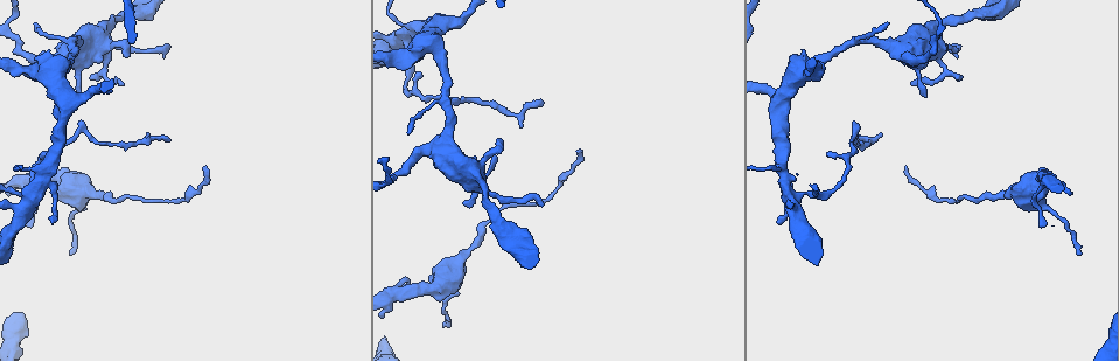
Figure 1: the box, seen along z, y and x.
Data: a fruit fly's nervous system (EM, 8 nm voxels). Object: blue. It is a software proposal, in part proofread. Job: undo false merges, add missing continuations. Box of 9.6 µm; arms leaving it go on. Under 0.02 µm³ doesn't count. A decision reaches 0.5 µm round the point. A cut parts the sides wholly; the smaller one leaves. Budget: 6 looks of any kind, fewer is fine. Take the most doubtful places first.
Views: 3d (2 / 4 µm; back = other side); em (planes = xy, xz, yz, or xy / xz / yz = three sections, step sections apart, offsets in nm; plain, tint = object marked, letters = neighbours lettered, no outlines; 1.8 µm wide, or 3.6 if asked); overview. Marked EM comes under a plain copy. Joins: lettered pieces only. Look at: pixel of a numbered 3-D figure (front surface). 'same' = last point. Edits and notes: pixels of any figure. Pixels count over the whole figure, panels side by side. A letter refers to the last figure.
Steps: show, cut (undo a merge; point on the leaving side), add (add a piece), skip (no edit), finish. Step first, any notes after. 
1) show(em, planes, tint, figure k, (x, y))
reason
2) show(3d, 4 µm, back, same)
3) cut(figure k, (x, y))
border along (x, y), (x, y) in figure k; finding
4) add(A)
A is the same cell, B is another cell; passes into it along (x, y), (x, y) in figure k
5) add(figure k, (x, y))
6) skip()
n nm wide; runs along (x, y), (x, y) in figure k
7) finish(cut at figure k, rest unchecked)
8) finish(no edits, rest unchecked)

show(3d, 2 µm, back, figure 1, (34, 194))
calibre changes

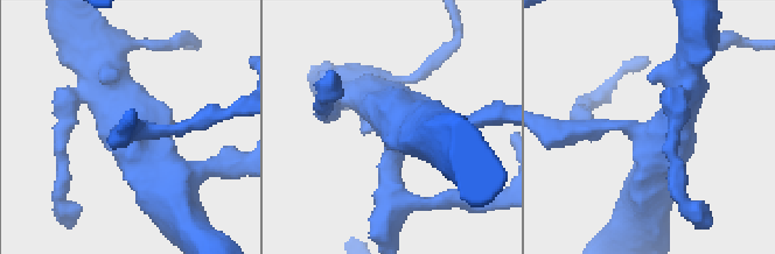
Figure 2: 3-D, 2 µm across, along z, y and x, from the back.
show(em, 3.6 µm, planes, letters, figure 2, (666, 131))

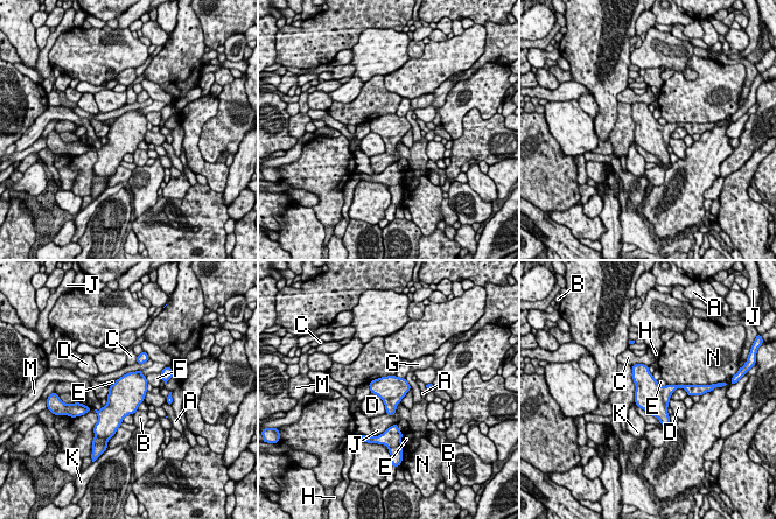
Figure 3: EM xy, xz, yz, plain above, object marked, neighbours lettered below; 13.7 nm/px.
skip()
D touches over 360 nm; A, B, C, D, E, F, G, H, J, K, M and N are other cells; border along (657, 381), (661, 385), (666, 385) in figure 3; all the same cell

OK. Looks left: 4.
show(3d, 4 µm, back, figure 1, (578, 151))
tapers out

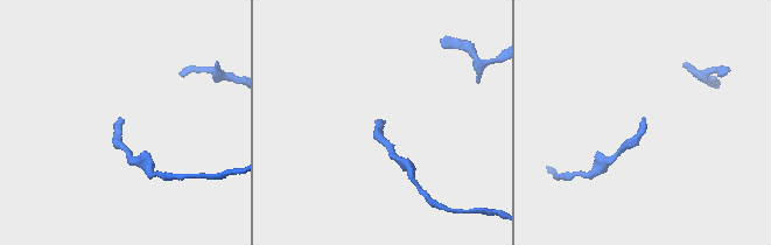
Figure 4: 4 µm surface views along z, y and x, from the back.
show(em, planes, letters, figure 4, (644, 120))
need the tissue

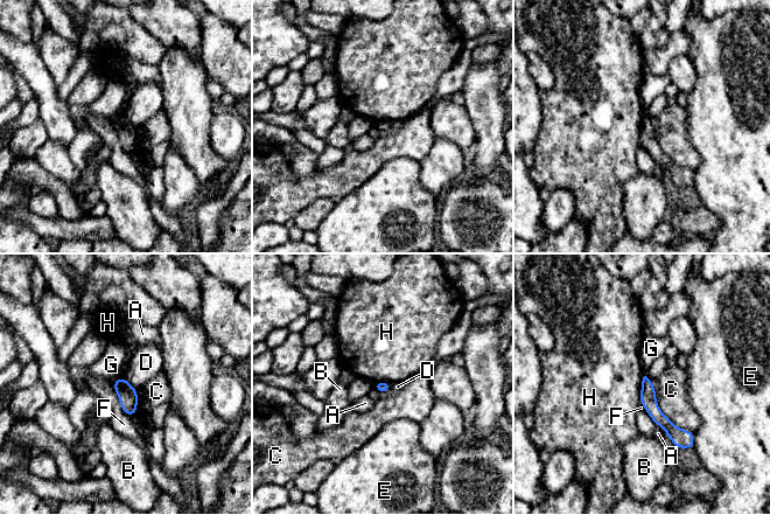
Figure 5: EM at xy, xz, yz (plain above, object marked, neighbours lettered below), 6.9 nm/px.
skip()
80 nm wide; A, B, C, D, E, F, G and H are other cells; border along (644, 376), (641, 383), (639, 402) in figure 5; no lettered piece goes on from it

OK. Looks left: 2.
show(em, 3.6 µm, xz, step 8, tint, figure 1, (99, 39))
two arms at a narrow angle

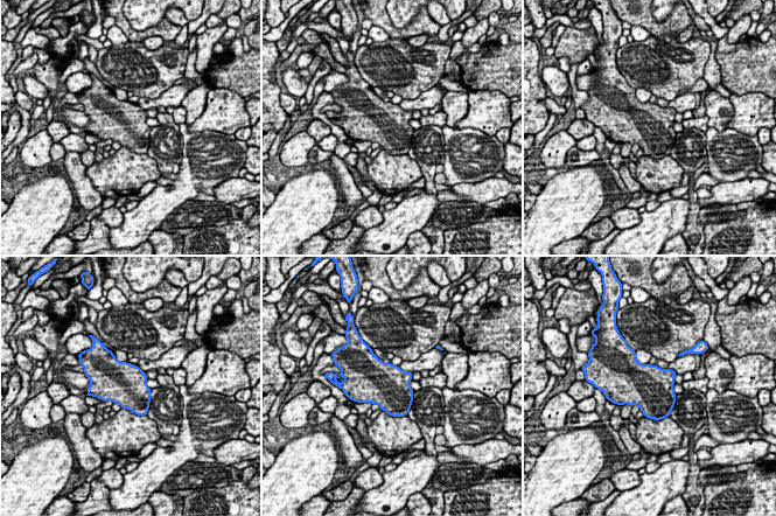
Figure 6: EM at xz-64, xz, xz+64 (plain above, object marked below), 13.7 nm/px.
show(em, 3.6 µm, xz, step 8, letters, same)
see the neighbours

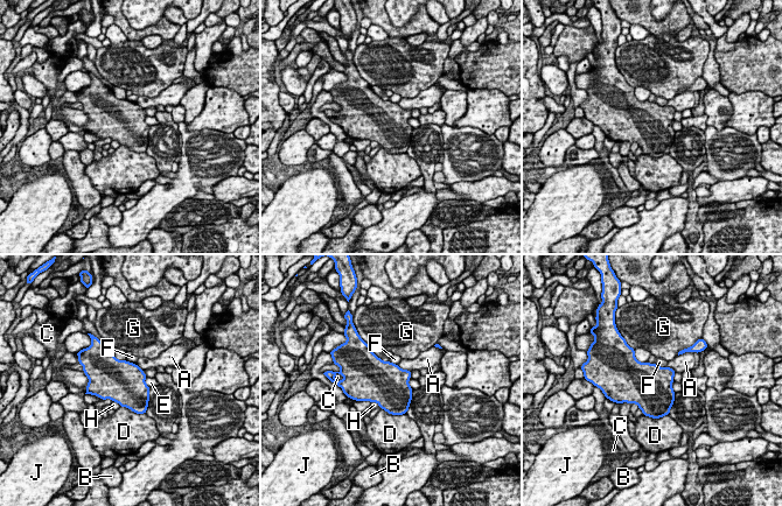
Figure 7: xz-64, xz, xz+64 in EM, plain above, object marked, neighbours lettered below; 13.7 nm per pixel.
skip()
600 nm wide; A, B, C, D, E, F, G, H and J are other cells; border along (410, 378), (409, 385), (413, 389) in figure 7; all the same cell

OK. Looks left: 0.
finish(no edits, rest unchecked)

